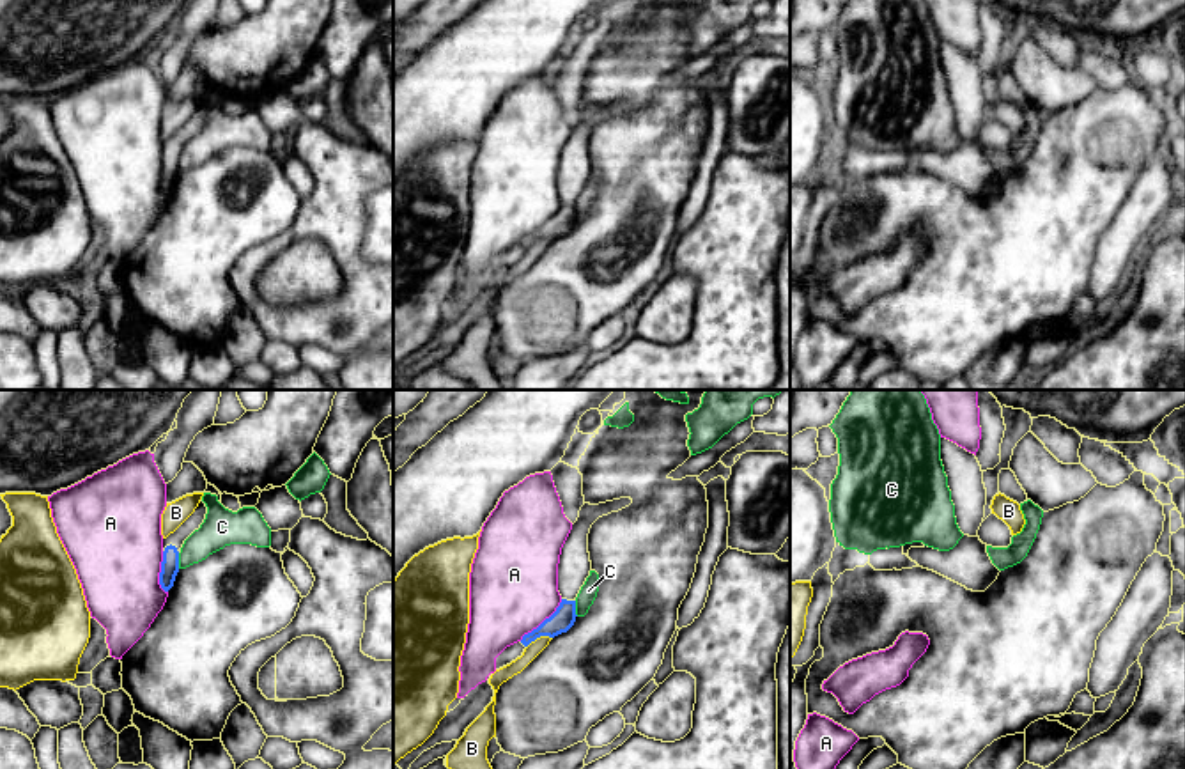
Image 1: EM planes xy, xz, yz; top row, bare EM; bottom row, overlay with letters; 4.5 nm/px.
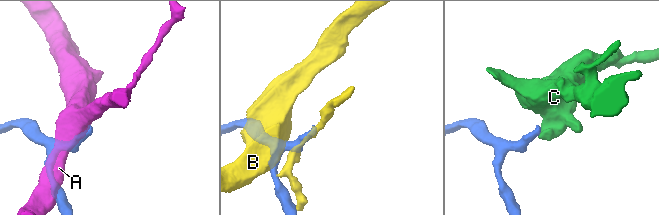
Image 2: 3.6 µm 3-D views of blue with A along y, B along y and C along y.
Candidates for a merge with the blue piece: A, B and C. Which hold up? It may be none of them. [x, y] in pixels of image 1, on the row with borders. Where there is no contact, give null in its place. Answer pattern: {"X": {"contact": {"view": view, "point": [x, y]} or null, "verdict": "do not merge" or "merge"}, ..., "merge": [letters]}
{"A": {"contact": {"view": "xz", "point": [544, 621]}, "verdict": "do not merge"}, "B": {"contact": {"view": "xz", "point": [539, 636]}, "verdict": "do not merge"}, "C": {"contact": {"view": "xy", "point": [178, 560]}, "verdict": "do not merge"}, "merge": []}

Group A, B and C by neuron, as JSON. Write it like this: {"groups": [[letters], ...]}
{"groups": [["A"], ["B"], ["C"]]}

